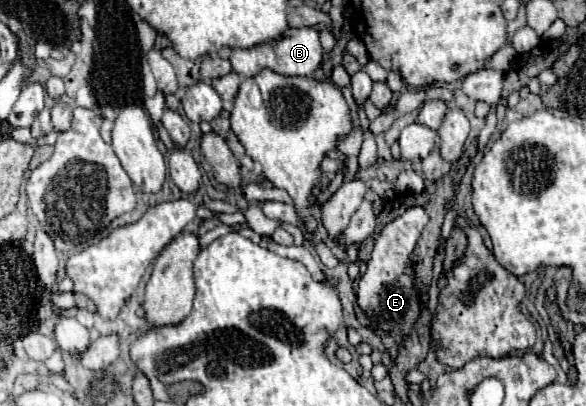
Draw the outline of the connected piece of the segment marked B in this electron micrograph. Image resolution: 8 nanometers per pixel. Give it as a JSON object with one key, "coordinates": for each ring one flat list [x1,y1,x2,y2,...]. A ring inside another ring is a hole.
{"coordinates":[[290,27,280,37,280,43,278,43,278,39,274,39,274,41,260,43,260,45,250,47,250,49,232,49,230,63,232,63,234,73,238,73,242,77,252,77,258,71,262,71,264,67,268,67,280,75,292,77,292,75,312,75,320,67,322,55,324,55,324,49,320,43,320,31,318,29,314,29,314,27]]}

